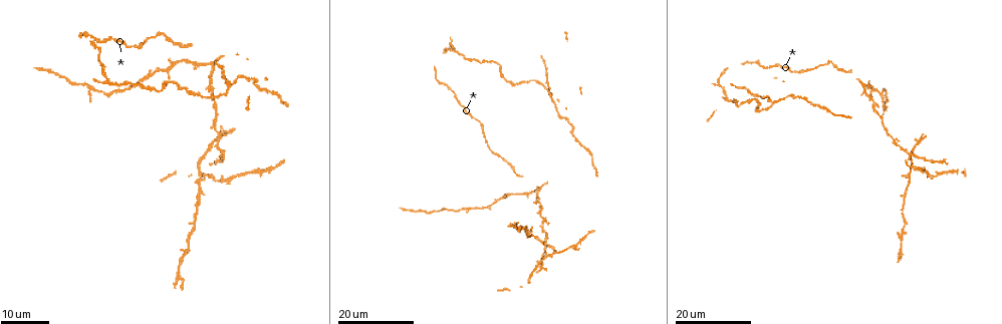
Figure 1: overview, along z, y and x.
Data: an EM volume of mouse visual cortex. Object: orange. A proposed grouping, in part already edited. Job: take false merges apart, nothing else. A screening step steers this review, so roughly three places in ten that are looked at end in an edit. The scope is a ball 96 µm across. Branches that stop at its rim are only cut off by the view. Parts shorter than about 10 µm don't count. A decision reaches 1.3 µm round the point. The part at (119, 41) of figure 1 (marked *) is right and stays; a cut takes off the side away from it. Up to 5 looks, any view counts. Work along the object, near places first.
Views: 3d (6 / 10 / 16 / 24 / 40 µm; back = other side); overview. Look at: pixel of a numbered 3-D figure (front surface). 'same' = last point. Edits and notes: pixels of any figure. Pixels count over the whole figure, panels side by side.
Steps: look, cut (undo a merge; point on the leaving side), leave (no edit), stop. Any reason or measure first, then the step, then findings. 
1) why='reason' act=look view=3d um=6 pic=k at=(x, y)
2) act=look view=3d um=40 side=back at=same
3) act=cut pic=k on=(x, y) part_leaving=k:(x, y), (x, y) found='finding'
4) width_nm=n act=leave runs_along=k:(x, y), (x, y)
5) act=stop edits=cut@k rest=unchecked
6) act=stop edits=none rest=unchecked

why='three-way junction' act=look view=3d um=24 pic=1 at=(907, 151)

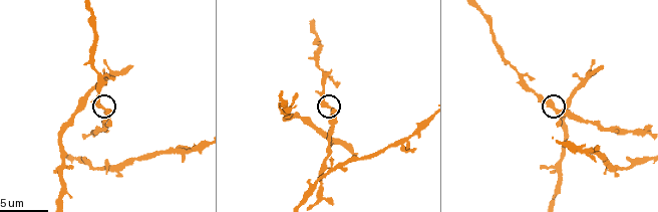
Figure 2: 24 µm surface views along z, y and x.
act=look view=3d um=6 pic=2 at=(96, 105)

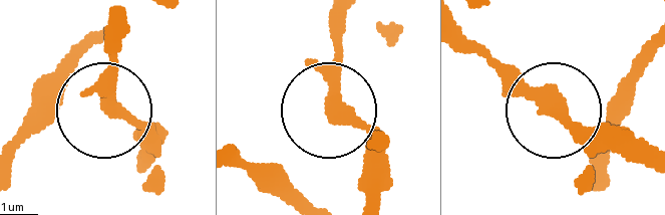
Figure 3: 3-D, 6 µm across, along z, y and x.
act=look view=3d um=6 side=back pic=3 at=(560, 104)

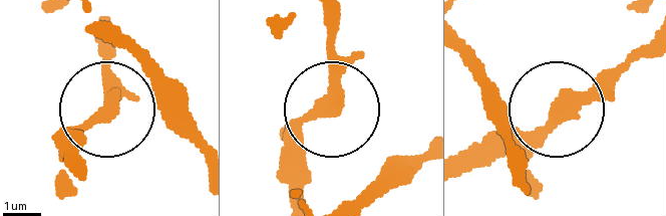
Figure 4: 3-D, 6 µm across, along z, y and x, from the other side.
side_arm_um=37 act=leave runs_along=4:(332, 21), (335, 108), (405, 171) found='one cell here'

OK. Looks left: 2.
why='calibre changes' act=look view=3d um=24 pic=1 at=(743, 100)

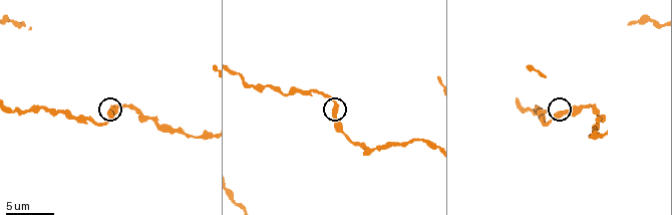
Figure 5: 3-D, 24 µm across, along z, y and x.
act=look view=3d um=6 pic=5 at=(559, 114)

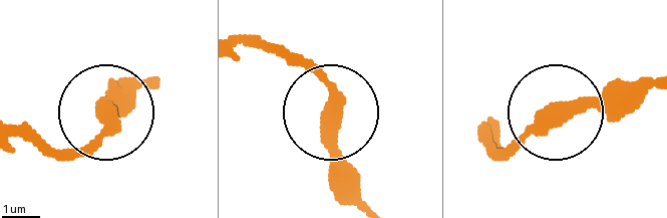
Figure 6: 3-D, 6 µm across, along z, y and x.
act=leave found='one cell here'

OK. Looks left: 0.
act=stop edits=none rest=unchecked

